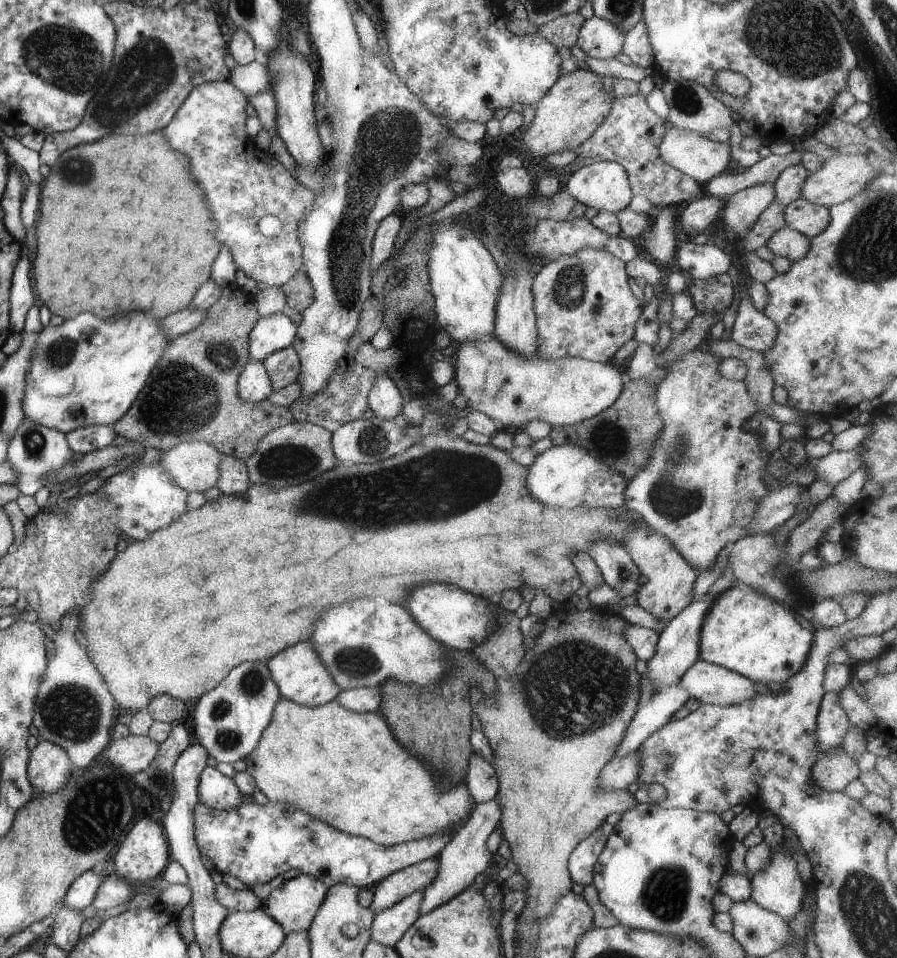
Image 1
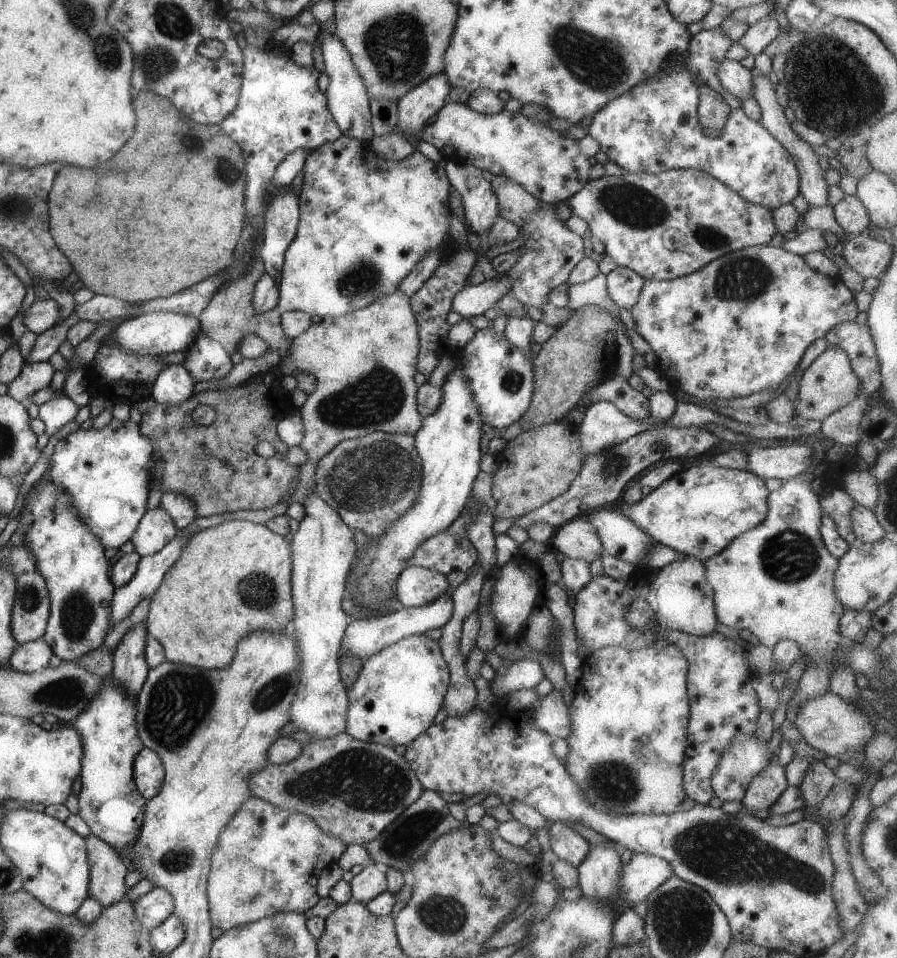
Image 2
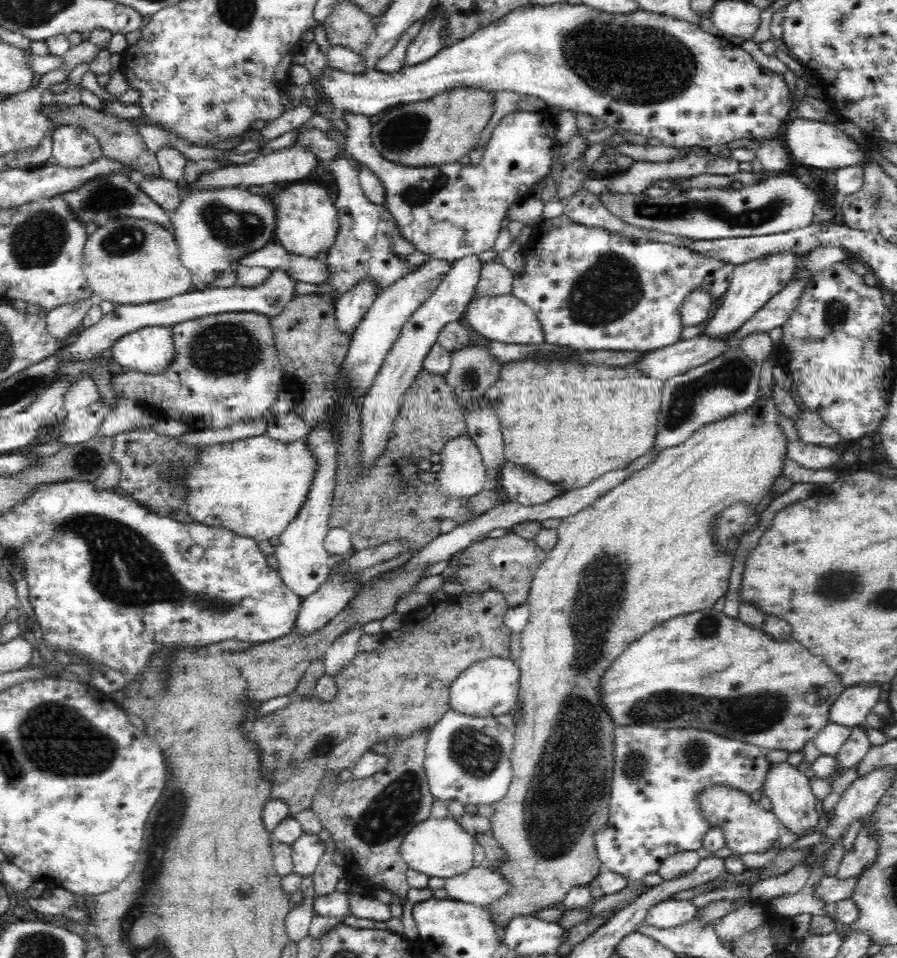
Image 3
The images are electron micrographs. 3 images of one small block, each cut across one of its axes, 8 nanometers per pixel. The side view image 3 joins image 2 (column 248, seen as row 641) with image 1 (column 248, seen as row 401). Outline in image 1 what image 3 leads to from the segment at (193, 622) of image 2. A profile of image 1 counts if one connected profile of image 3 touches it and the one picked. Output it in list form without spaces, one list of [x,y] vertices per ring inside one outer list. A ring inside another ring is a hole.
[[[279,698],[273,706],[269,724],[261,730],[259,742],[243,760],[244,771],[267,800],[295,806],[334,829],[379,846],[388,847],[423,836],[427,838],[437,832],[451,832],[462,826],[475,805],[464,782],[441,789],[431,770],[393,738],[381,714],[345,710],[335,700],[311,707]]]

